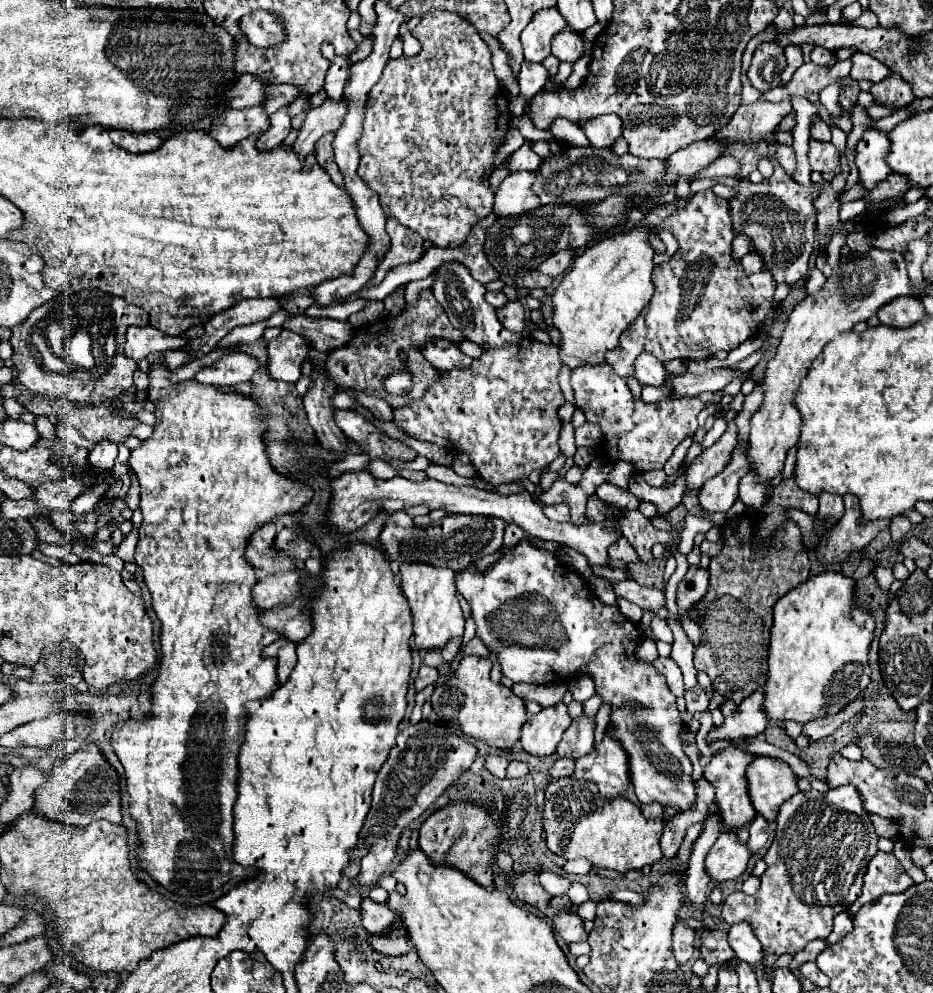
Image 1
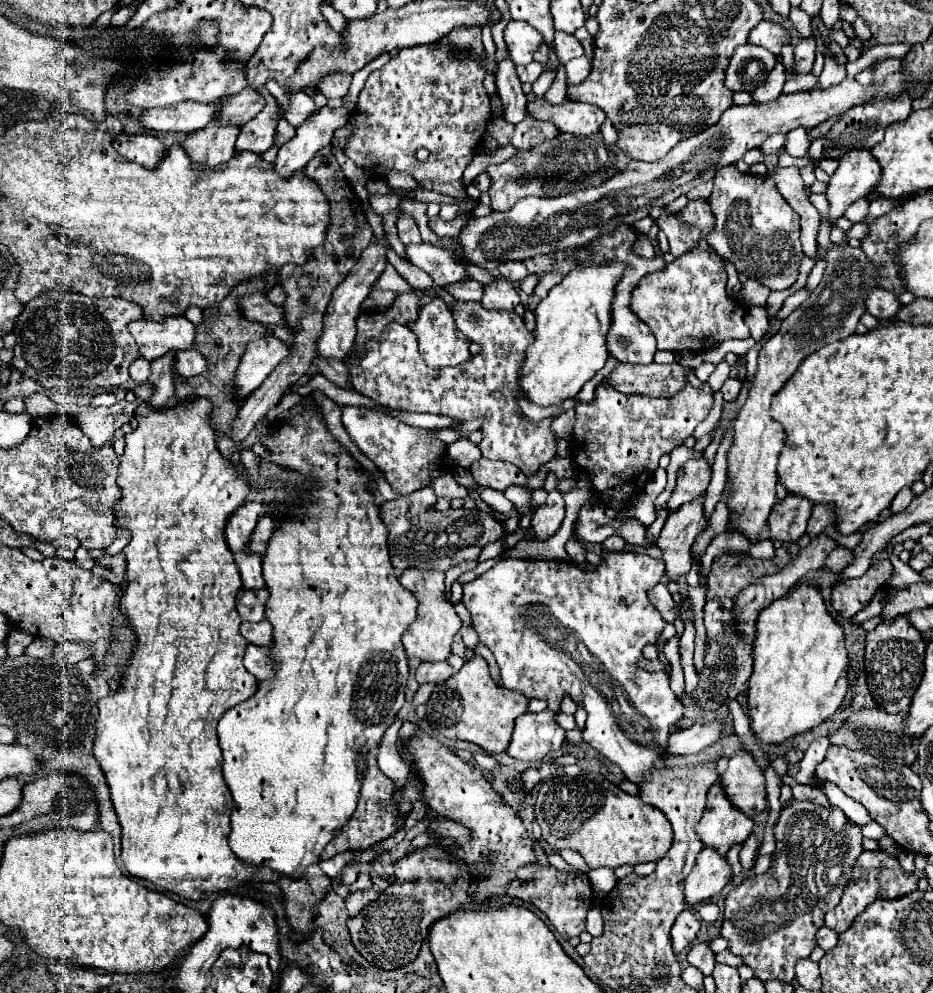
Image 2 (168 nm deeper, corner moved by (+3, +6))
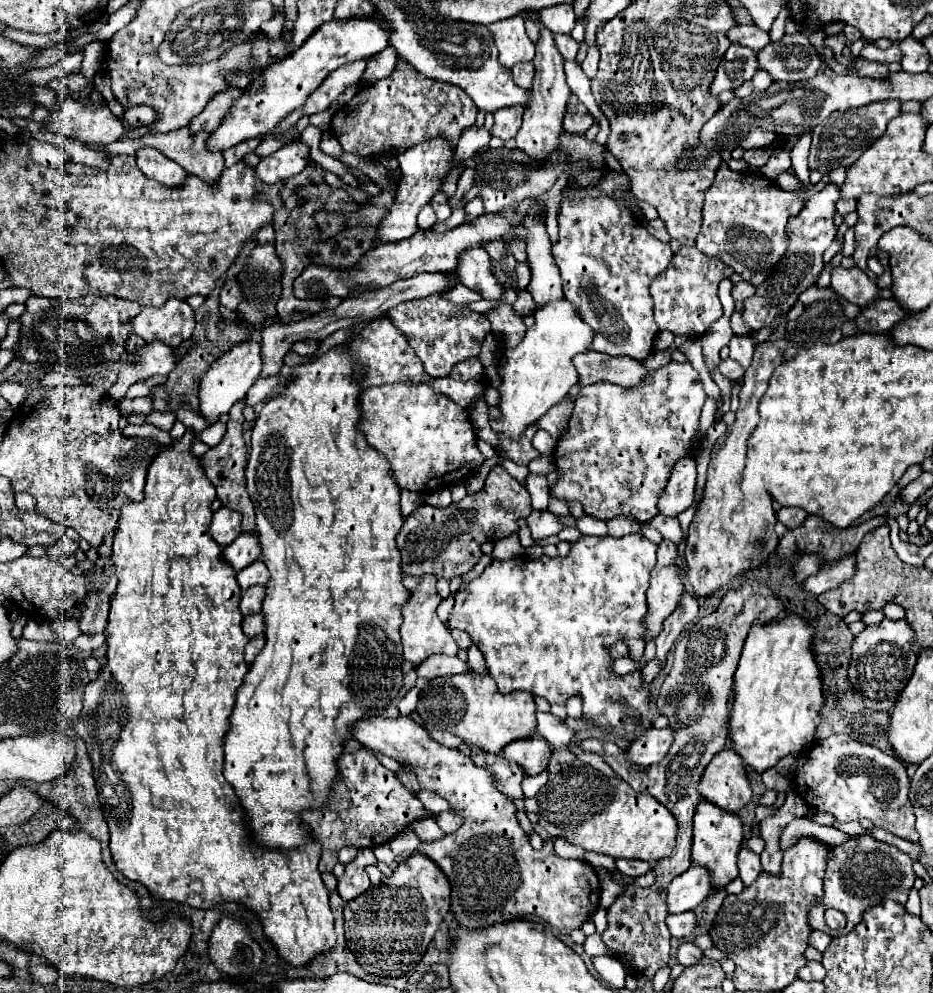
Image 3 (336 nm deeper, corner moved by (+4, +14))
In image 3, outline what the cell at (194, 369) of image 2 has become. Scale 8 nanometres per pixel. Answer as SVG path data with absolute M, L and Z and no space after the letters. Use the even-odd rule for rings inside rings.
M154 341L144 345L142 349L136 351L136 359L132 359L132 367L124 367L118 373L116 383L110 389L110 395L120 401L126 397L126 391L138 383L138 381L148 381L154 375L168 375L172 369L176 369L176 359L174 359L174 349Z

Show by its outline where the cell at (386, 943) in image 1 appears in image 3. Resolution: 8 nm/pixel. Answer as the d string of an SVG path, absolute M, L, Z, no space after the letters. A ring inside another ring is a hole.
M414 853L394 869L392 877L388 877L384 885L370 887L362 895L346 903L346 945L366 973L376 977L402 977L420 963L448 911L448 879L444 879L444 873L426 855Z

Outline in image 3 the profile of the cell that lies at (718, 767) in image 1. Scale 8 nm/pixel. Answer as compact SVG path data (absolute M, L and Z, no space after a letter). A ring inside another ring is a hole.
M702 801L696 807L694 815L694 843L692 843L692 863L708 869L710 883L714 891L724 889L730 881L738 877L736 857L742 845L742 821L734 813L718 809L708 801Z

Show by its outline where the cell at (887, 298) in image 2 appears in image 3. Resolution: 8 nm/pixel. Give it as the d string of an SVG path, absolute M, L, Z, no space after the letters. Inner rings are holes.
M842 265L832 269L832 289L846 301L856 303L858 307L866 307L876 301L876 295L880 291L874 279L868 277L864 271L860 271L858 267L844 269Z

